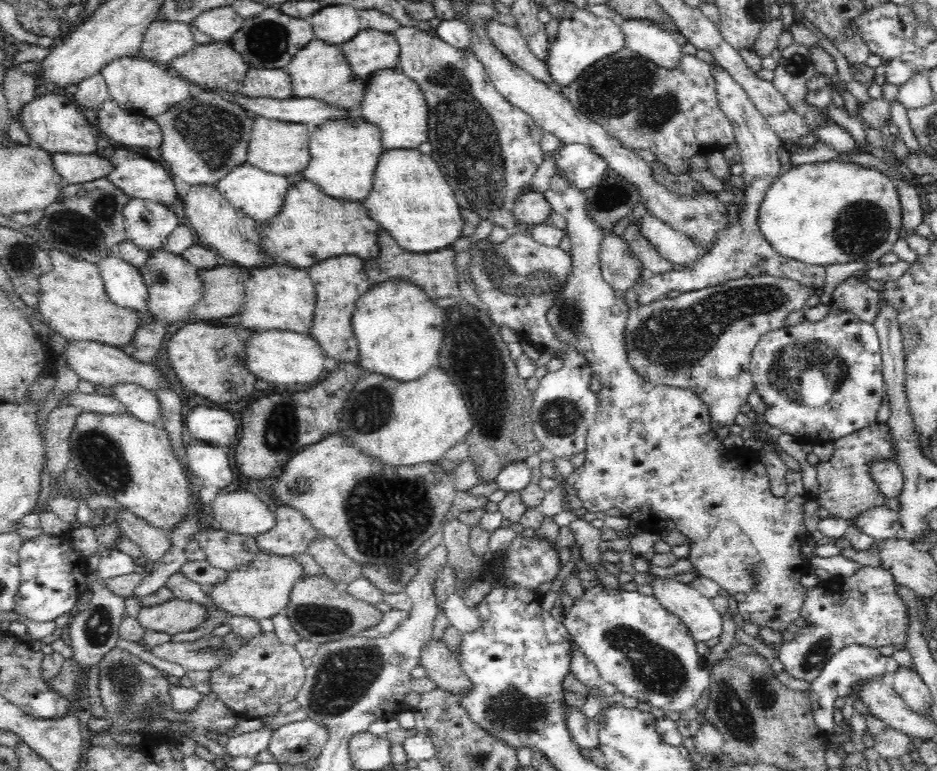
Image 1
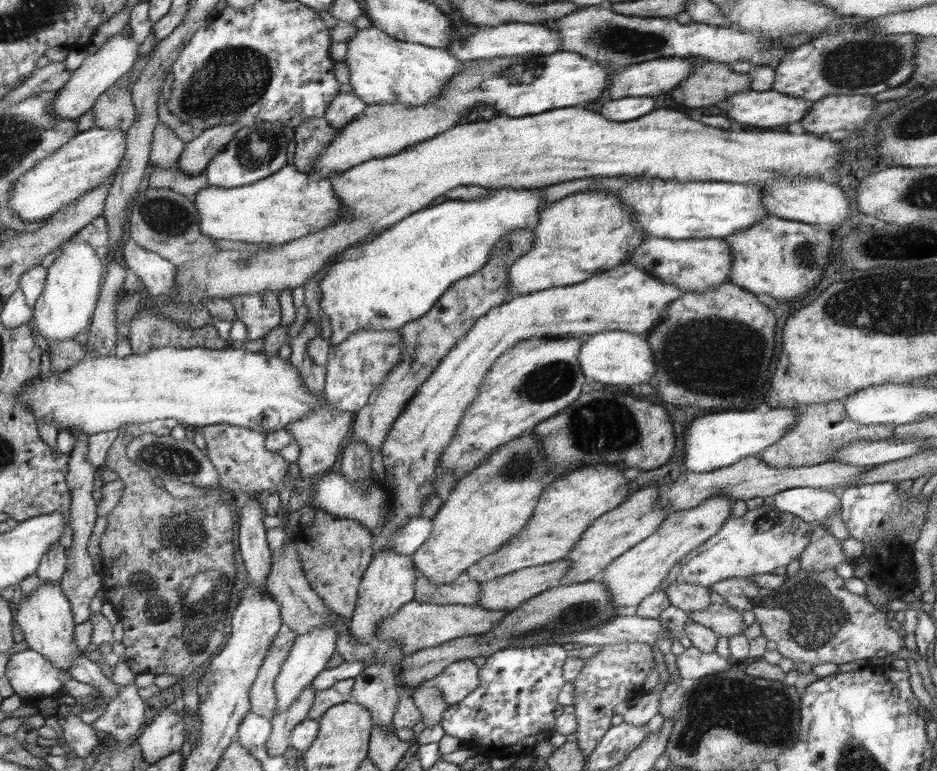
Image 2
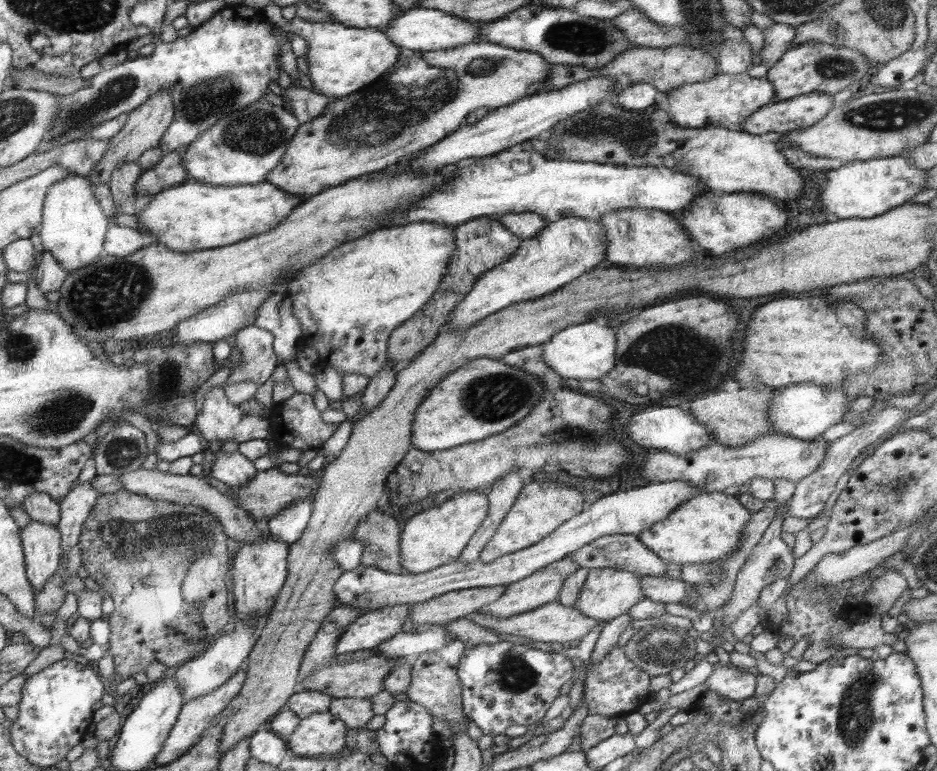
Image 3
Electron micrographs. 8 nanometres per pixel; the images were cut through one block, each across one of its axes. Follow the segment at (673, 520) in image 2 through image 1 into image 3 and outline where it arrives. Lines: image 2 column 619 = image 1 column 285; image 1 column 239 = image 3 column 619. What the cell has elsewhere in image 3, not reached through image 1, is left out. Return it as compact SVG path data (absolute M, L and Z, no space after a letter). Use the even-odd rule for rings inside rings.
M616 568L589 569L589 572L582 585L582 592L578 595L576 609L590 618L597 618L601 621L610 621L613 618L621 617L622 614L630 612L638 601L642 600L642 584L638 575Z

